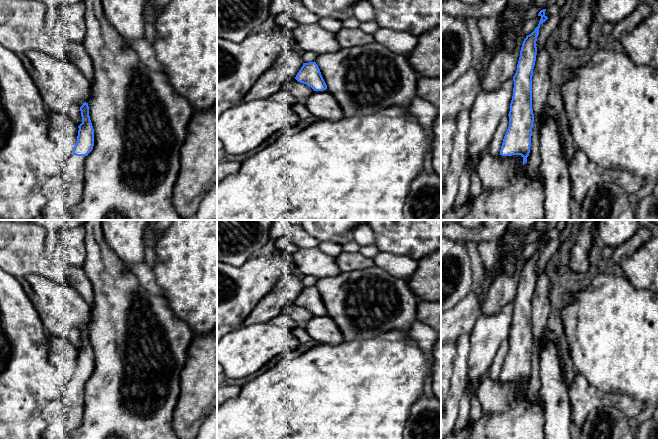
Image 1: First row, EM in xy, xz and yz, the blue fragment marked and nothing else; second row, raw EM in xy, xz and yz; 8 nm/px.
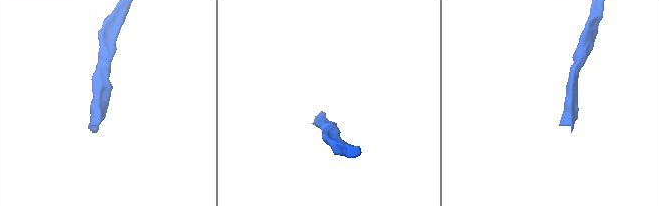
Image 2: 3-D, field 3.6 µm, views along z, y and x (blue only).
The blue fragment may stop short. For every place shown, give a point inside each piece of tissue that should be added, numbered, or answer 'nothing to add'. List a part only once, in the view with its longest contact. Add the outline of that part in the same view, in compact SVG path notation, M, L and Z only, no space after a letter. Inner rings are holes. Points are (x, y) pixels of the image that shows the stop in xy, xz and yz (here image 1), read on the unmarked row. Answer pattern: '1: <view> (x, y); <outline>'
1: xy (74, 396); M71 380L63 394L63 420L68 429L76 427L84 412L85 386L76 386L77 382Z

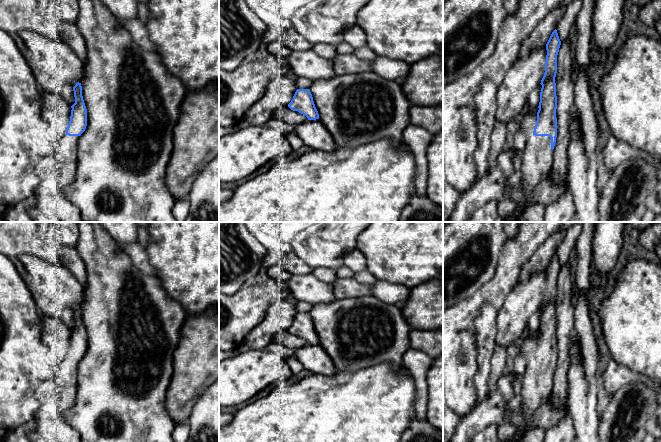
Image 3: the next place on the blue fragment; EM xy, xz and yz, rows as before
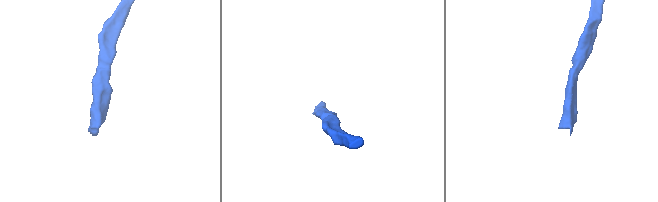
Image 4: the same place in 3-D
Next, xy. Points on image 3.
1: xy (67, 376); M64 360L56 374L56 400L61 409L69 407L77 392L78 366L69 366L70 362Z

